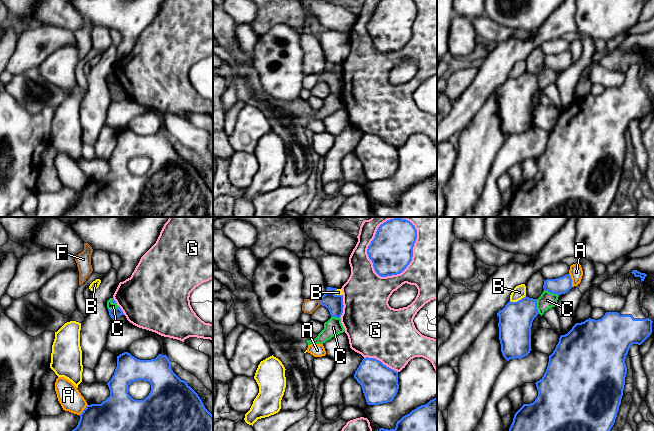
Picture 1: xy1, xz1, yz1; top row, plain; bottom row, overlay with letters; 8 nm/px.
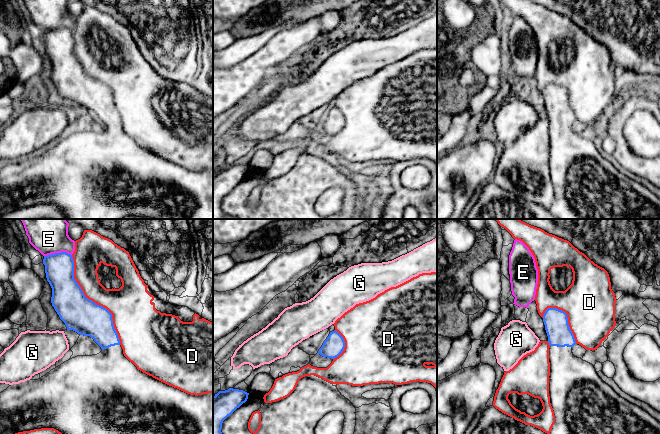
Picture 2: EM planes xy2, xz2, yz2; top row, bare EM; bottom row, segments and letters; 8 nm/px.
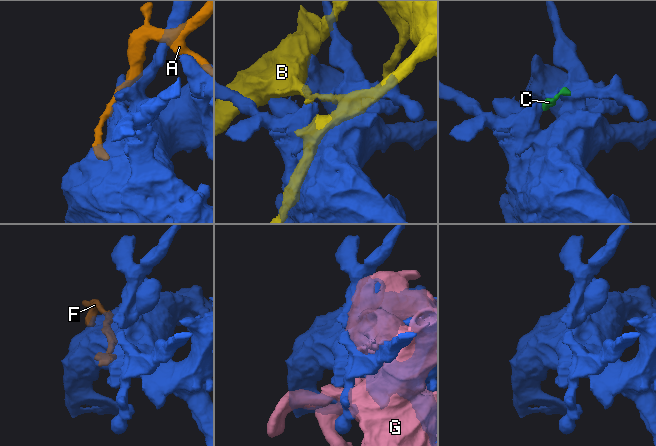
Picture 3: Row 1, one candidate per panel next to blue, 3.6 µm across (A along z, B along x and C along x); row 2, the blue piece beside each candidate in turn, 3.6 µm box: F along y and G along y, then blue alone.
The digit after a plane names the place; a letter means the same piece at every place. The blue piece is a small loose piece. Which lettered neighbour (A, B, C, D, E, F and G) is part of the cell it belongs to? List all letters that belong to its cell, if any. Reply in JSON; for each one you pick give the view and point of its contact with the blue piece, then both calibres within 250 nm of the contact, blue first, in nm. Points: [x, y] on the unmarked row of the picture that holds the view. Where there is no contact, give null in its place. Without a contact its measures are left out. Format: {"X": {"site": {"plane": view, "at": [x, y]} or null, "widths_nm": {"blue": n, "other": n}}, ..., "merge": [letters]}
{"merge": []}

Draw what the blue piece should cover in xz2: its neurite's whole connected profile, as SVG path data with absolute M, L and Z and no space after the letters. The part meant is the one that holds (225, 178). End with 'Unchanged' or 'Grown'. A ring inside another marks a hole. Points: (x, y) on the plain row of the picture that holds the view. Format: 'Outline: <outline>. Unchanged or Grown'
Outline: M229 164L213 172L213 219L238 219L227 216L222 208L223 197L248 175L249 169Z. Unchanged

